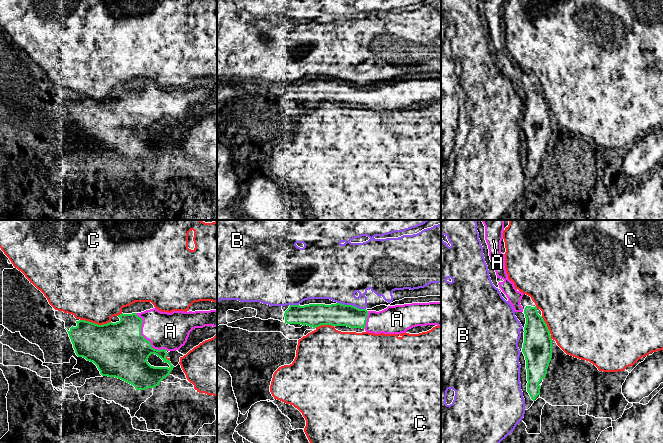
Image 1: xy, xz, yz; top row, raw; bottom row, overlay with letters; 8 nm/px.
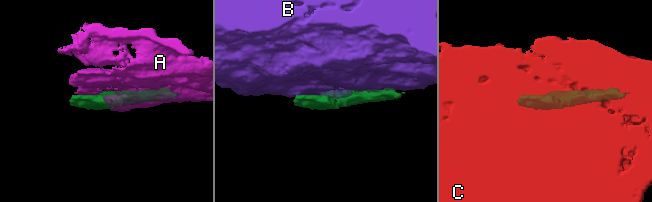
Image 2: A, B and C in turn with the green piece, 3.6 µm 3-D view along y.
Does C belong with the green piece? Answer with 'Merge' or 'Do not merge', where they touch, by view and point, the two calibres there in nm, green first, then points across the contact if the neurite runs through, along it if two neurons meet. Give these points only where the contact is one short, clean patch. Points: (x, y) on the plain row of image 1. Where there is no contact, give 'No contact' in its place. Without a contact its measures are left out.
Do not merge. Touches green at xy (94, 99). Thickness 400 nm (green) against 480 nm

